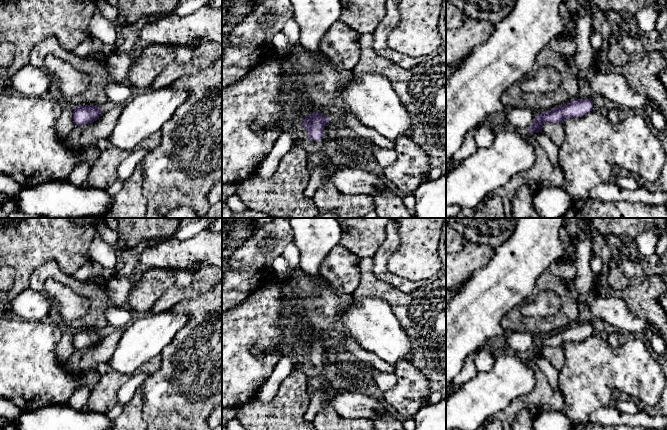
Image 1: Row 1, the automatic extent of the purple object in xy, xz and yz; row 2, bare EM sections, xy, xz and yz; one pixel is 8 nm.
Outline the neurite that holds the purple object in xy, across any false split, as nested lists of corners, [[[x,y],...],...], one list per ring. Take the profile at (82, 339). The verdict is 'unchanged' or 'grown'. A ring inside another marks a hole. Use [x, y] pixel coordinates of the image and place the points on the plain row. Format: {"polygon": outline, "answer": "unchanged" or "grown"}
{"polygon": [[[94,329],[75,331],[73,336],[75,350],[86,349],[96,345],[100,341],[102,334]]], "answer": "unchanged"}

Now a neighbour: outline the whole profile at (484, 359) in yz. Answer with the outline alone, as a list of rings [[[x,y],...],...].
[[[481,347],[474,358],[477,372],[487,372],[491,369],[497,353],[490,351],[487,347]]]

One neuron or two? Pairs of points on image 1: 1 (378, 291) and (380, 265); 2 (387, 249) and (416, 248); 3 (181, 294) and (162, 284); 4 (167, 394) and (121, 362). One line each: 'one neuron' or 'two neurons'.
1: two neurons
2: two neurons
3: two neurons
4: two neurons

